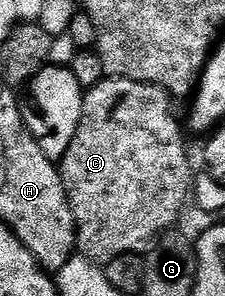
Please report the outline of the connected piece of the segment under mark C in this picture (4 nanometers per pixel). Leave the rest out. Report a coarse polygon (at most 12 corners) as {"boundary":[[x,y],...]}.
{"boundary":[[106,77],[60,162],[95,263],[141,254],[192,193],[165,89]]}

